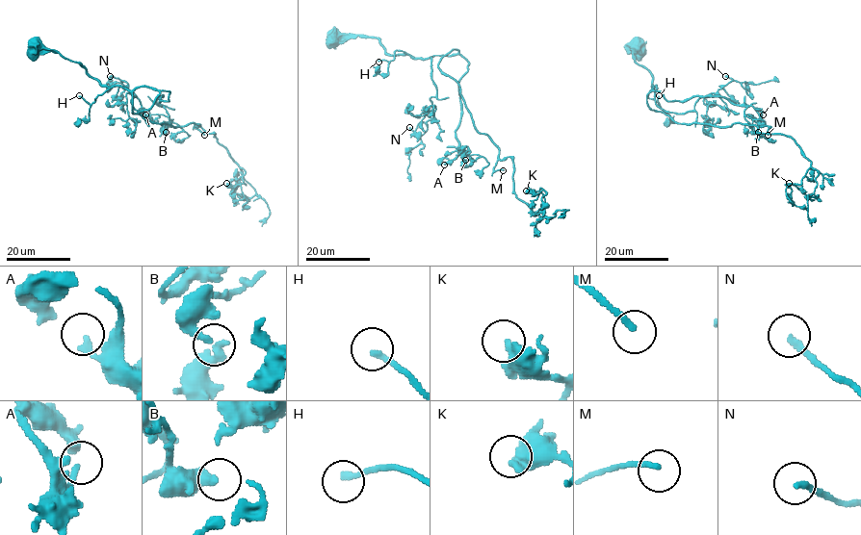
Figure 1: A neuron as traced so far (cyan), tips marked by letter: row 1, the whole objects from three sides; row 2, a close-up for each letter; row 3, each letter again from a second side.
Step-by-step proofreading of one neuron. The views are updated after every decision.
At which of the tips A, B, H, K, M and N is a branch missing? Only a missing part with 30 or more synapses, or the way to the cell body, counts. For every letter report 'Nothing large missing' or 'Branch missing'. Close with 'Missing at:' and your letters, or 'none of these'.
A: Nothing large missing
B: Nothing large missing
H: Branch missing
K: Nothing large missing
M: Branch missing
N: Branch missing
Missing at: H, M, N

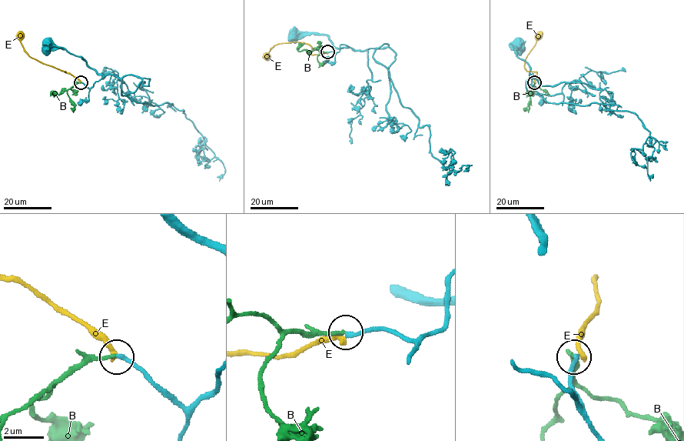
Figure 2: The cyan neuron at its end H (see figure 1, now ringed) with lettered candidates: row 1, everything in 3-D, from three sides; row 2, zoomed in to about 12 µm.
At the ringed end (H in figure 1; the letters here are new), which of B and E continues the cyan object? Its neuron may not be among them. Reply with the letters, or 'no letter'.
B

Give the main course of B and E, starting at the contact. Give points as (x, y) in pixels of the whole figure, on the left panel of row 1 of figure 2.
B: (81, 81), (58, 95), (51, 94), (58, 93)
E: (81, 81), (65, 71), (32, 58), (21, 45), (21, 37)

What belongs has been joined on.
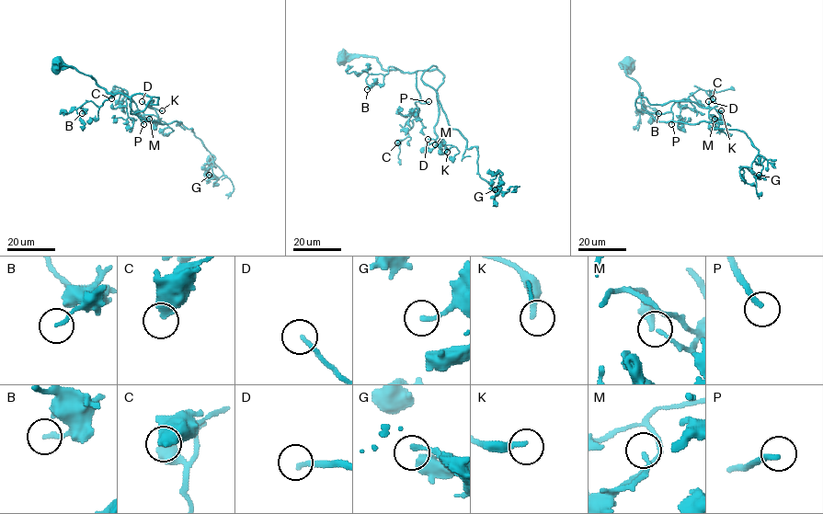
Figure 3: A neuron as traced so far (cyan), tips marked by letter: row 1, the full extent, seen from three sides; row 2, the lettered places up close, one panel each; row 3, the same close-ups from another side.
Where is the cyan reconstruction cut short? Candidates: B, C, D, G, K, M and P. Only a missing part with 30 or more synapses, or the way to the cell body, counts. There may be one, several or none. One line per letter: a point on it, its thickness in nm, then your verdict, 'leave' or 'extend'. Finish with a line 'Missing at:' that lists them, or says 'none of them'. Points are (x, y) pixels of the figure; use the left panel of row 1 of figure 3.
B: at (82, 113); 160 nm thick; leave
C: at (111, 98); 440 nm thick; leave
D: at (142, 101); 170 nm thick; extend
G: at (209, 175); 180 nm thick; leave
K: at (162, 110); 280 nm thick; extend
M: at (149, 119); 140 nm thick; leave
P: at (143, 124); 240 nm thick; extend
Missing at: D, K, P

